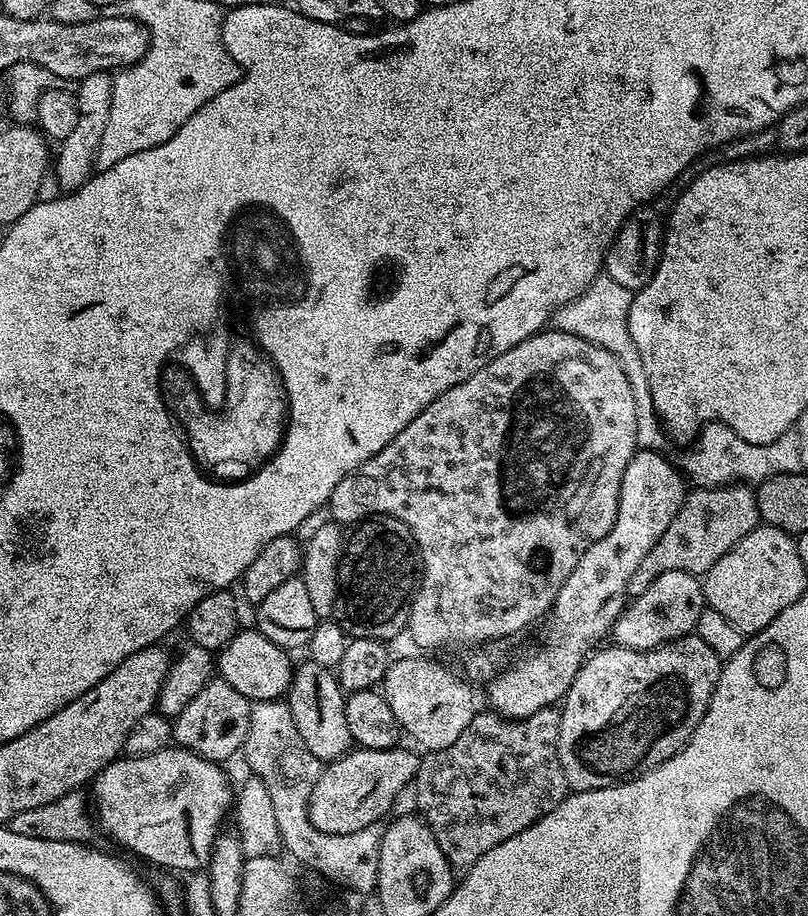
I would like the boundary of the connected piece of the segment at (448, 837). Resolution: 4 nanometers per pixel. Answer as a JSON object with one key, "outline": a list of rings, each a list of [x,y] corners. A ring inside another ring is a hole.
{"outline":[[[555,707],[543,708],[538,714],[530,714],[524,720],[511,722],[504,718],[497,718],[491,711],[480,710],[477,711],[476,717],[470,722],[470,726],[466,726],[466,730],[462,730],[462,735],[451,746],[446,746],[446,750],[438,750],[437,752],[425,751],[420,756],[420,765],[416,771],[415,779],[418,788],[418,812],[430,826],[434,838],[442,850],[442,854],[446,854],[448,863],[452,865],[453,869],[467,870],[472,868],[474,862],[478,862],[478,858],[482,858],[482,854],[486,854],[486,850],[494,850],[494,846],[506,842],[506,838],[514,838],[514,834],[534,826],[534,822],[538,822],[538,818],[550,814],[550,810],[557,808],[563,802],[565,796],[569,795],[570,789],[558,758],[559,733],[560,714]]]}

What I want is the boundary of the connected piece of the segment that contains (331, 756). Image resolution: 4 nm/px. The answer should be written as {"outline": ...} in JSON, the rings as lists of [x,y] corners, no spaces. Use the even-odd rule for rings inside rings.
{"outline":[[[311,658],[305,664],[297,663],[292,673],[291,684],[286,693],[286,703],[298,726],[306,750],[321,762],[331,762],[345,756],[353,747],[350,726],[346,726],[346,693],[340,687],[337,673],[326,666],[318,666]]]}

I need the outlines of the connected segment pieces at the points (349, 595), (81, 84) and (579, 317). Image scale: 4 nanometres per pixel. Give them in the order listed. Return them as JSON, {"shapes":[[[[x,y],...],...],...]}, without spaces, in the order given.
{"shapes":[[[[374,516],[361,520],[347,533],[344,552],[340,555],[340,597],[336,600],[334,613],[336,623],[342,626],[351,639],[370,638],[392,642],[399,632],[403,633],[408,627],[408,607],[416,594],[421,575],[420,551],[414,542],[414,534],[410,534],[401,520],[393,516]]],[[[95,72],[82,78],[74,88],[78,102],[78,122],[74,130],[59,141],[54,152],[54,168],[56,164],[56,184],[65,193],[76,191],[83,186],[96,168],[96,151],[102,142],[102,134],[106,134],[106,122],[110,119],[110,98],[112,97],[112,76],[107,72]]],[[[606,274],[594,278],[591,286],[578,298],[566,302],[554,317],[555,331],[574,334],[586,342],[594,342],[610,352],[626,372],[626,378],[630,384],[630,390],[636,403],[636,443],[644,450],[664,450],[670,444],[661,423],[656,418],[656,411],[650,398],[650,390],[646,382],[646,370],[642,370],[642,358],[638,358],[638,346],[634,346],[634,338],[630,338],[630,326],[628,315],[630,314],[630,302],[633,289],[614,282]]]]}

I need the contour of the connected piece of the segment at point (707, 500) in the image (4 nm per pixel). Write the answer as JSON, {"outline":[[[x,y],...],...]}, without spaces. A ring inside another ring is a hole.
{"outline":[[[740,482],[724,484],[721,488],[696,488],[684,497],[678,514],[666,526],[666,532],[642,558],[638,570],[630,574],[627,595],[629,597],[642,594],[658,574],[666,574],[666,570],[682,570],[694,576],[703,577],[705,572],[729,552],[735,544],[742,542],[750,530],[761,523],[760,511],[756,505],[756,494],[751,487]]]}

